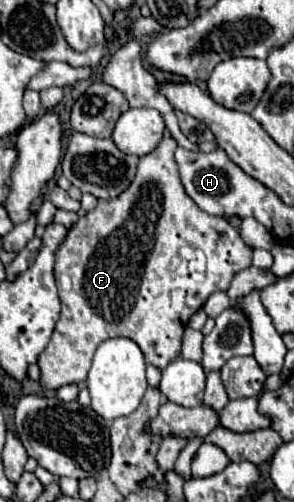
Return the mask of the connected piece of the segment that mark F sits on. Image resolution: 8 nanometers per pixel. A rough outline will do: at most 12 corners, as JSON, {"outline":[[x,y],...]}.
{"outline":[[165,136],[55,254],[41,386],[115,336],[163,370],[251,266]]}

